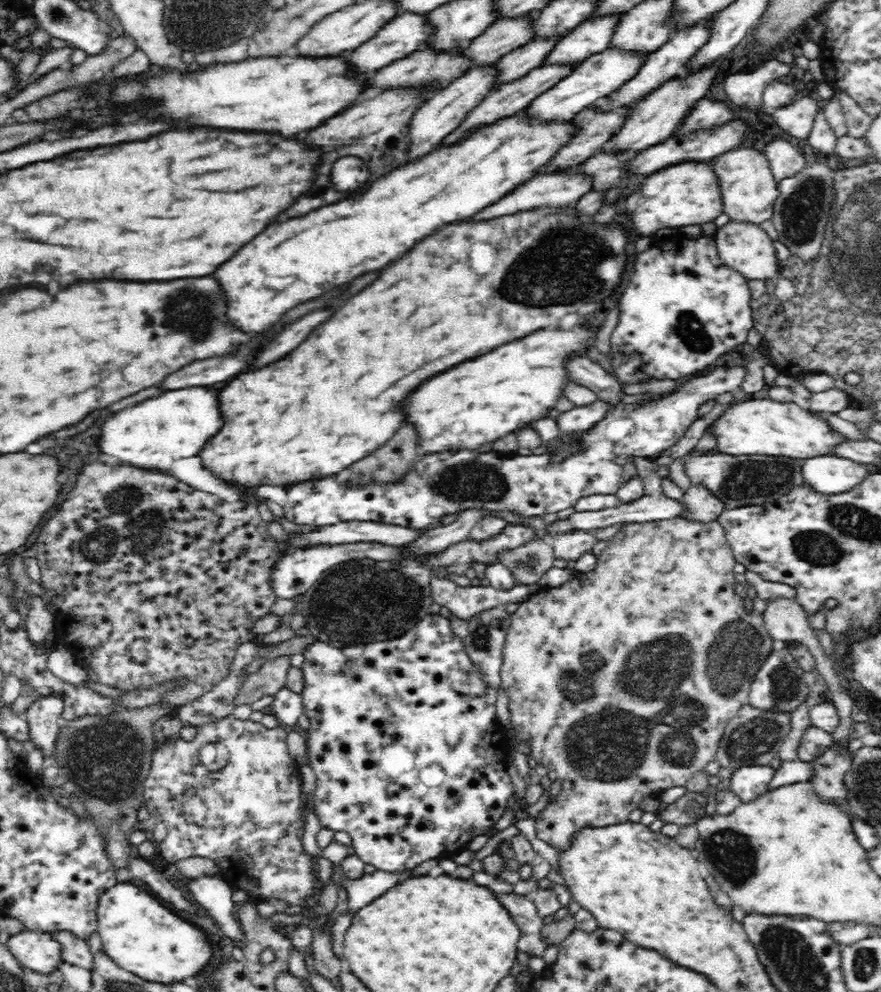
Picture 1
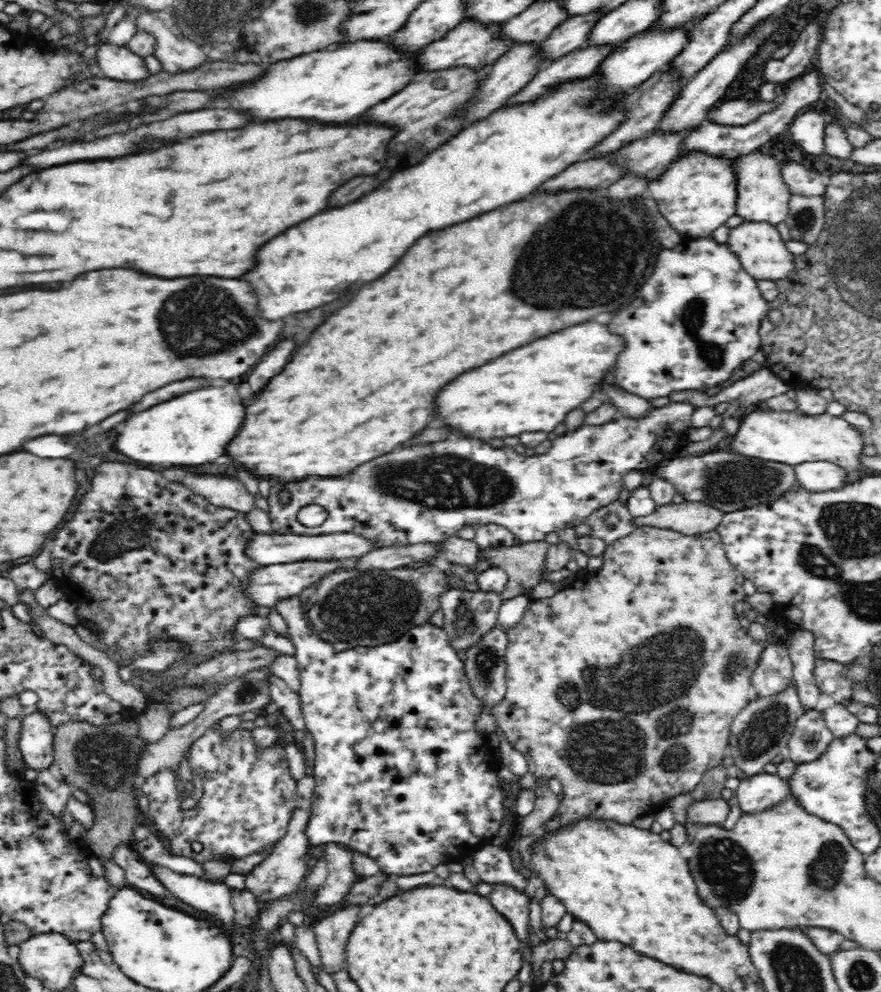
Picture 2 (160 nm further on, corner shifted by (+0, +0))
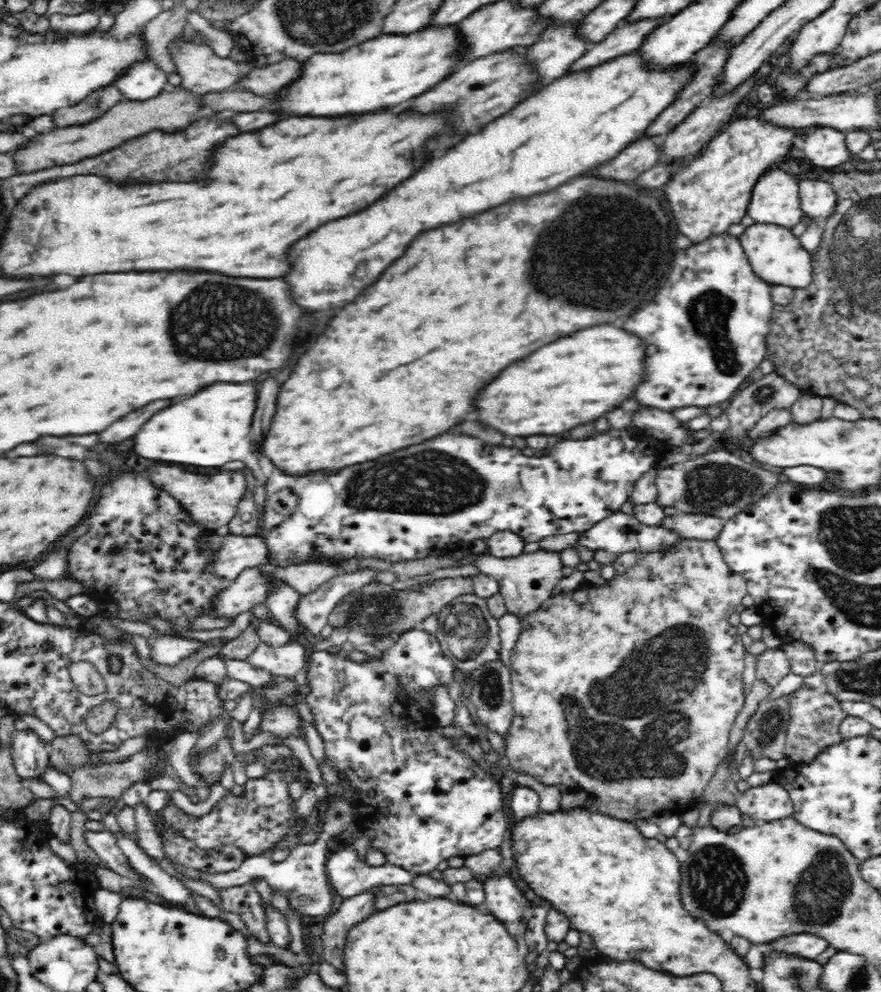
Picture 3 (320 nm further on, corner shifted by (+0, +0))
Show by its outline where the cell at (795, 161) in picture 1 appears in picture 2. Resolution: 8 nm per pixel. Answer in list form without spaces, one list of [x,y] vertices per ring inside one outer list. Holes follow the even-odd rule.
[[[782,160],[779,163],[779,171],[781,179],[789,186],[791,193],[822,195],[825,192],[826,184],[820,180],[821,174],[806,168],[802,162]]]

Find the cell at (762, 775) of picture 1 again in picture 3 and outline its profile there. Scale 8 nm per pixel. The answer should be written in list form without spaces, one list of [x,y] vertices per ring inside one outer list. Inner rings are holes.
[[[771,780],[762,786],[749,787],[736,797],[736,807],[741,813],[748,814],[756,822],[793,814],[793,801],[784,785]]]

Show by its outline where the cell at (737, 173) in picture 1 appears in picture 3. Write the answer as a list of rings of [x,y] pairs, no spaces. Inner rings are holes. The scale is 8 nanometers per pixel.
[[[772,165],[753,184],[745,210],[756,223],[768,223],[791,229],[801,222],[796,177]]]

